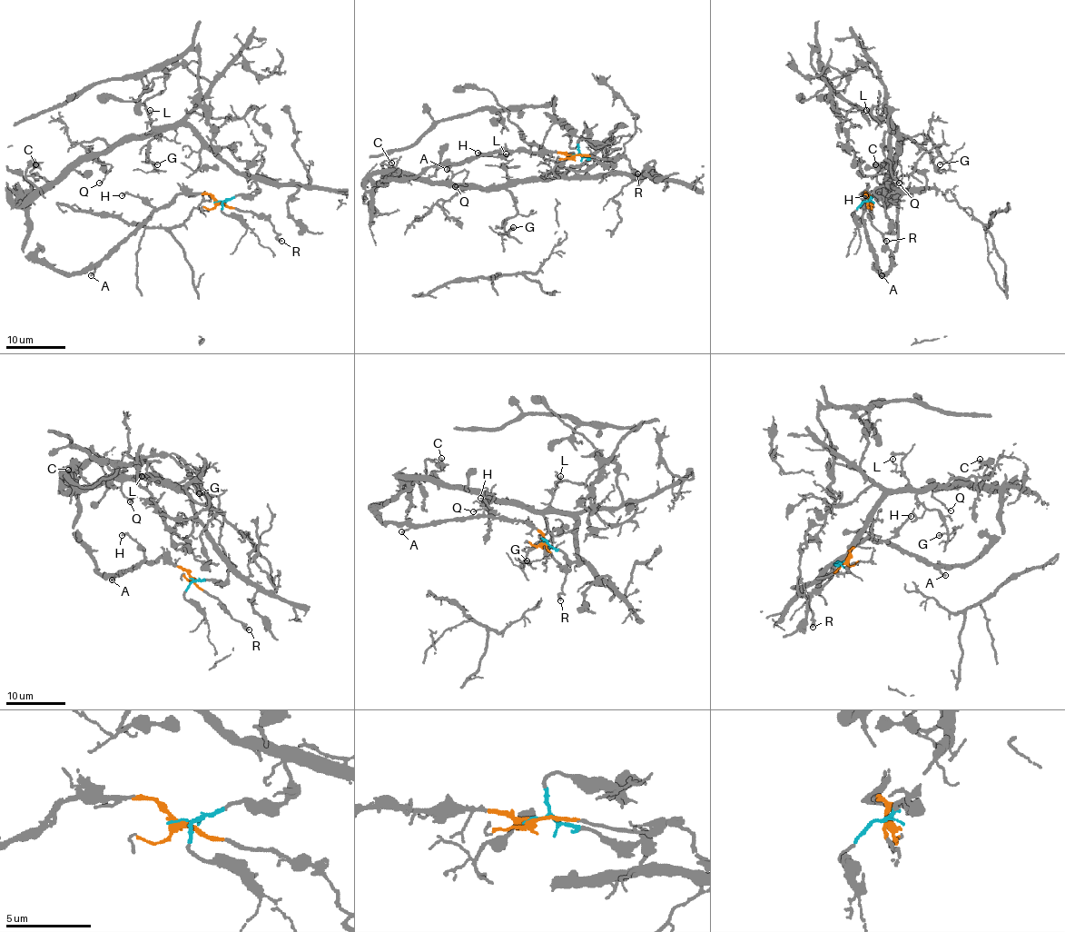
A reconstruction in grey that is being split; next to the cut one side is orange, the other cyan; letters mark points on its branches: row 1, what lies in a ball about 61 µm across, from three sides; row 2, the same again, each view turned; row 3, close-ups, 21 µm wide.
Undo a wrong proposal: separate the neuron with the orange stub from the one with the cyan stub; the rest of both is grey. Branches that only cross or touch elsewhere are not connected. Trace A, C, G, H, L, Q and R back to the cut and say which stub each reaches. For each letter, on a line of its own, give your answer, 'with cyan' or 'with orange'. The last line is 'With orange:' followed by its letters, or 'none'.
A: with orange
C: with cyan
G: with cyan
H: with orange
L: with cyan
Q: with cyan
R: with orange
With orange: A, H, R

